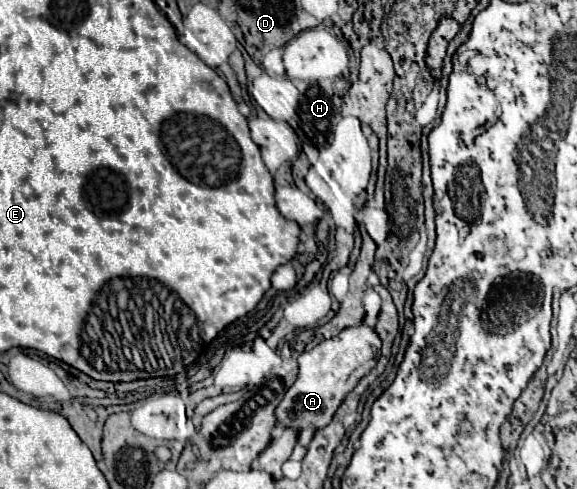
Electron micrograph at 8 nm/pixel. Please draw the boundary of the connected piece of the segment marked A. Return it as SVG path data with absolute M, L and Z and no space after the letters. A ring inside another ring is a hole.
M369 325L347 327L339 335L321 341L311 351L301 353L297 359L299 377L289 387L283 401L275 409L277 419L287 419L287 425L295 427L297 431L311 425L315 429L329 425L345 395L359 383L361 377L365 377L377 365L379 355L381 355L381 339L377 337L377 331Z

